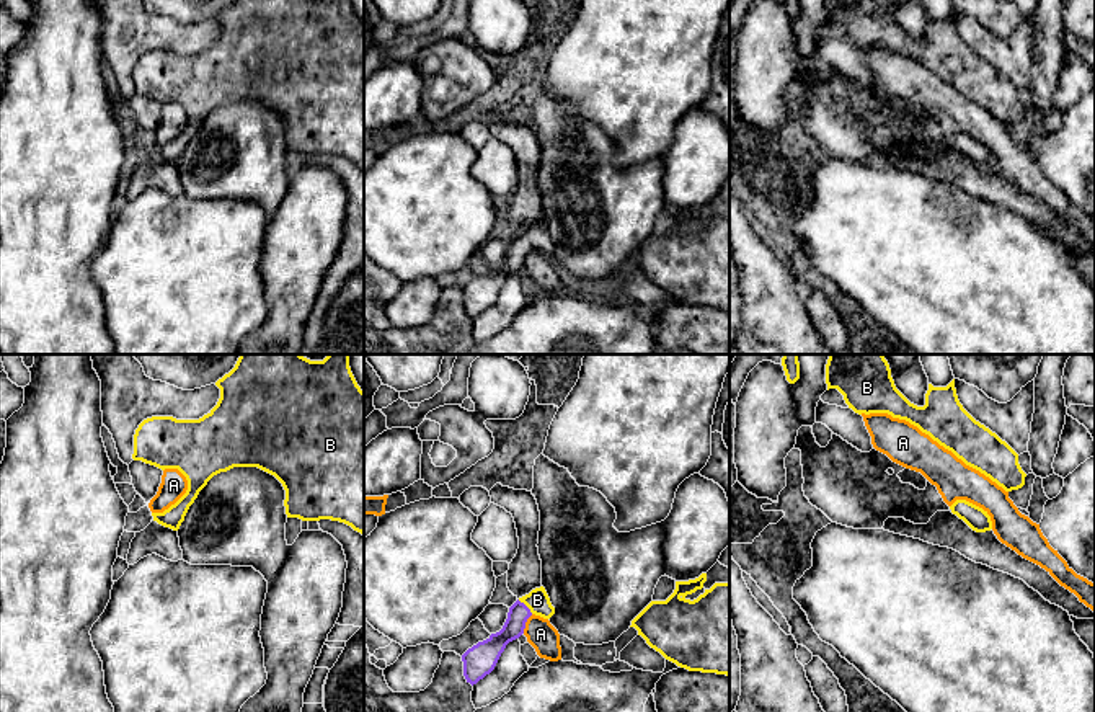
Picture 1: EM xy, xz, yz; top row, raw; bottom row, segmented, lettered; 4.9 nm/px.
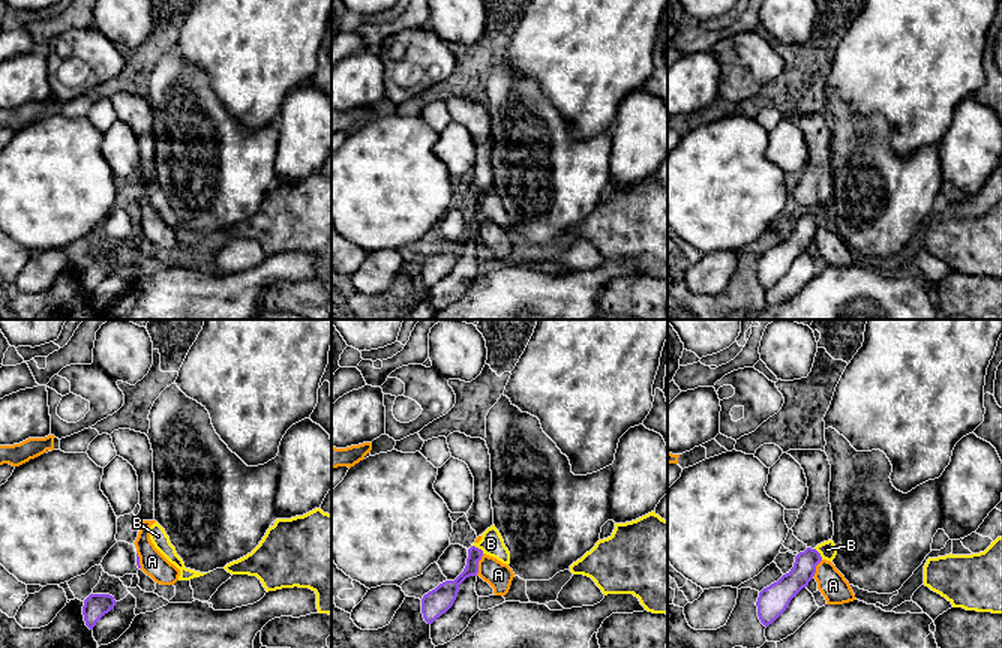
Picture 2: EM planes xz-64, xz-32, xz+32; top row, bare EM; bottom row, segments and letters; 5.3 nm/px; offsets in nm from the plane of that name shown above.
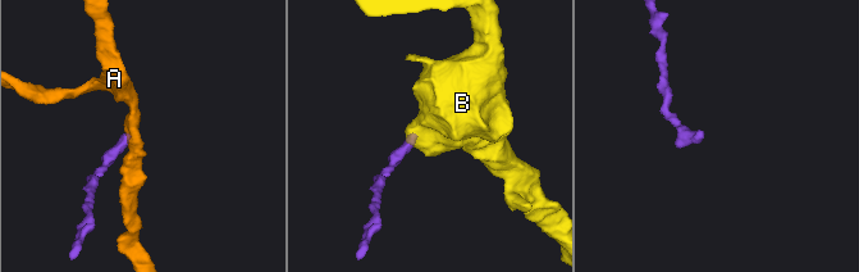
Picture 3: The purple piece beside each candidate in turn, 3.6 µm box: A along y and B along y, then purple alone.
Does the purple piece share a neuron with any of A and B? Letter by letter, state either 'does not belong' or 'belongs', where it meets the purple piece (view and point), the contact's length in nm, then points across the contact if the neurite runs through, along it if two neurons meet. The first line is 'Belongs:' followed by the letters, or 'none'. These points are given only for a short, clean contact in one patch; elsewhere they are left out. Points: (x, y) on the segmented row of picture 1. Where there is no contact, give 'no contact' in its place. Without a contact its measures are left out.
Belongs: B
A: does not belong; meets purple in xz at (524, 624); contact 110 nm long; border along xz (532, 614), (523, 632)
B: belongs; meets purple in xz at (526, 606); contact 100 nm long; runs through xz (519, 613), (526, 606), (537, 600)

